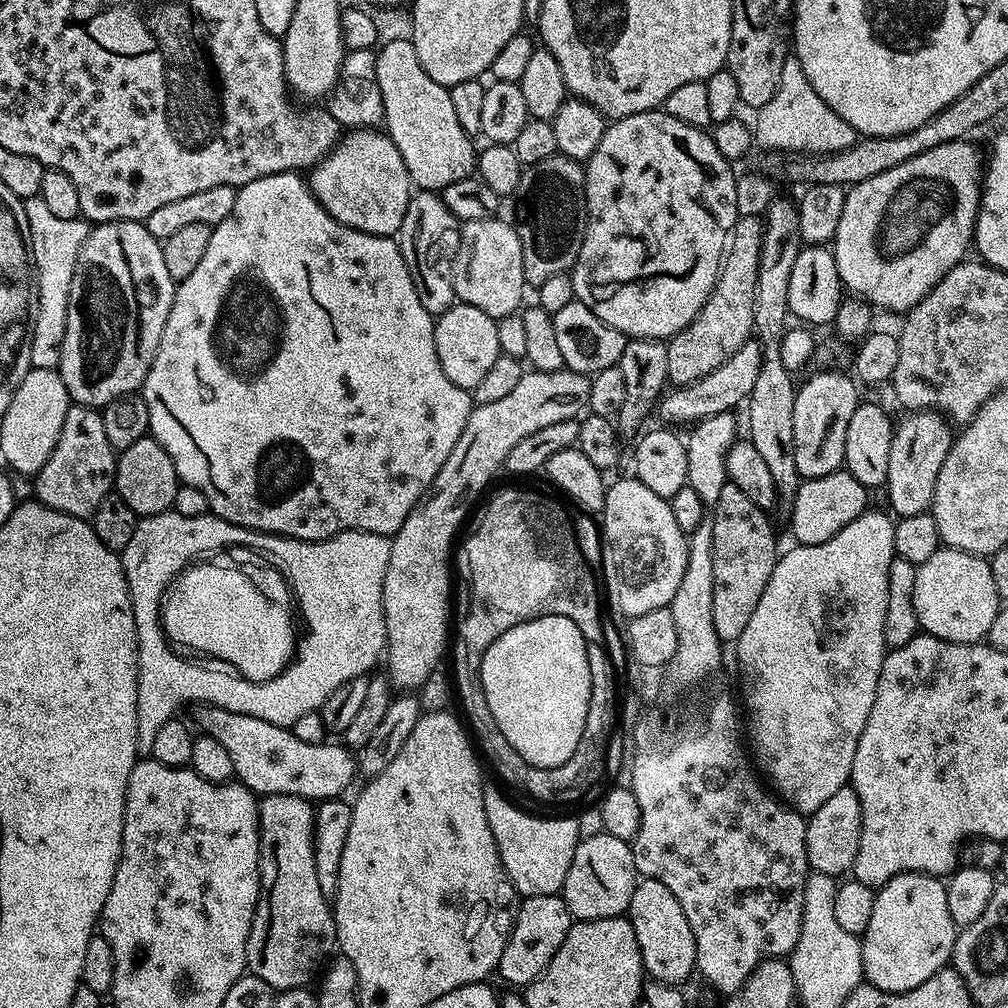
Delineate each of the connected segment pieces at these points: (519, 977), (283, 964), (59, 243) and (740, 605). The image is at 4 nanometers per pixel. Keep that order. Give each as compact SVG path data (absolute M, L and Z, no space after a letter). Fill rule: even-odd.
M563 895L527 897L516 909L512 933L508 936L506 950L502 950L498 976L508 986L527 986L534 983L546 970L546 966L550 966L554 954L558 954L558 946L566 942L566 934L572 929L573 923L574 918Z
M270 794L259 801L260 805L260 897L254 910L254 922L250 926L250 938L246 942L247 971L253 976L262 978L273 990L285 992L291 988L302 988L311 985L312 975L321 971L322 965L333 955L337 947L336 922L329 897L322 894L322 886L318 886L318 874L314 874L314 838L316 837L316 808L313 801L303 800L301 796L290 794Z
M32 196L24 203L27 225L30 226L33 264L36 268L38 306L33 315L29 344L32 368L57 369L60 365L62 341L66 332L66 313L69 309L70 284L77 265L81 244L91 232L91 225L82 218L56 217L47 209L40 196Z
M729 482L722 486L718 502L711 509L714 526L714 630L718 630L721 642L734 642L746 630L758 598L770 582L770 574L778 559L776 536L772 533L769 513L746 498L738 486Z

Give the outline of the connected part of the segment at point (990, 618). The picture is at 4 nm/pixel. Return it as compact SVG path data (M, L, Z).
M942 546L916 569L914 610L921 629L929 636L959 644L983 641L1001 607L992 565L985 557Z

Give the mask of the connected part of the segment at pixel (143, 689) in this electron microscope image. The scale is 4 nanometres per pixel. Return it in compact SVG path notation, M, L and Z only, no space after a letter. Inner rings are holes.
M175 510L167 512L159 512L157 516L145 516L137 519L136 529L130 537L130 542L126 542L123 552L119 553L120 561L124 567L126 574L126 586L130 590L130 602L134 606L134 622L136 623L136 677L138 678L138 730L136 731L136 750L140 754L151 753L152 743L154 742L154 734L158 734L158 726L162 726L167 720L173 719L175 708L180 708L189 700L192 706L197 704L213 704L214 706L222 706L222 710L230 710L234 714L250 714L254 718L262 718L262 722L270 722L274 726L282 726L283 728L291 728L294 722L298 722L298 718L302 718L302 714L310 714L317 711L326 702L326 698L330 698L330 694L334 694L334 690L338 690L338 686L342 686L342 682L350 682L350 678L358 678L359 676L371 673L372 668L376 664L376 659L381 659L382 653L386 648L388 635L386 634L386 622L384 621L384 575L386 574L386 566L390 562L390 546L391 539L386 536L379 536L373 532L339 532L336 536L331 536L328 540L293 540L291 536L274 536L266 532L253 532L250 528L243 528L237 524L231 524L221 518L221 516L195 516L194 518L186 518L182 514L178 514ZM220 544L229 544L232 548L253 548L253 553L258 554L261 550L272 552L272 556L276 556L276 560L280 560L279 571L286 579L292 583L292 592L296 595L296 604L300 607L300 616L304 619L304 628L308 633L299 637L296 645L296 651L292 657L291 664L279 672L274 678L270 678L266 682L254 682L246 679L235 670L225 670L220 666L212 666L216 668L203 668L200 664L191 664L188 660L183 660L180 656L175 656L173 645L166 639L162 627L162 605L164 602L164 593L168 591L173 580L184 571L185 567L191 565L193 561L203 552L216 552L220 548Z

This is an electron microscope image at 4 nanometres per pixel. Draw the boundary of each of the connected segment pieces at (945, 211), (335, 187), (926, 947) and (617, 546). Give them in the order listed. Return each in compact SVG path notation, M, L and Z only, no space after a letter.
M965 138L934 146L933 149L926 150L925 153L902 162L900 166L894 166L893 169L886 170L884 173L866 178L865 181L853 184L847 189L842 206L842 218L838 221L838 230L831 250L836 256L840 282L851 295L859 296L861 300L872 305L873 309L885 308L888 312L907 314L914 305L922 302L922 298L926 298L926 294L930 294L930 290L934 290L934 286L938 286L938 282L942 282L942 278L946 278L946 274L950 274L950 270L954 270L956 264L961 263L969 255L974 244L976 215L980 209L980 193L982 191L982 156L980 160L979 150L970 141L972 140Z
M357 128L349 131L347 134L341 135L340 141L336 143L336 147L332 149L325 160L319 160L315 168L311 169L310 175L307 177L308 186L318 198L318 202L330 214L330 218L334 218L337 222L344 225L345 228L353 228L359 232L365 232L371 236L391 236L395 237L402 226L402 218L406 218L406 210L408 202L414 195L414 185L412 179L408 177L406 170L406 162L402 162L402 154L398 154L398 146L394 146L394 142L383 131L373 130L371 128Z
M903 872L886 882L876 892L874 911L870 913L870 926L866 926L860 941L864 980L883 992L905 992L922 986L926 978L938 974L951 961L958 929L950 918L950 906L946 906L946 884L939 876L927 876L925 872Z
M629 478L629 480L616 480L607 485L605 494L604 494L604 510L602 513L602 519L604 519L604 524L602 520L602 527L600 528L600 541L602 542L602 573L604 572L604 582L602 578L602 584L605 588L608 587L608 600L613 604L614 607L617 608L618 611L624 615L624 618L631 618L633 616L637 616L638 614L646 614L650 610L658 610L659 608L667 608L671 605L672 599L674 598L674 593L678 591L678 585L682 582L682 573L686 571L686 558L688 557L688 537L686 533L682 531L682 529L678 526L678 522L674 522L674 510L672 509L671 503L667 500L663 500L658 494L654 494L654 490L649 490L647 486L641 480L635 478Z

